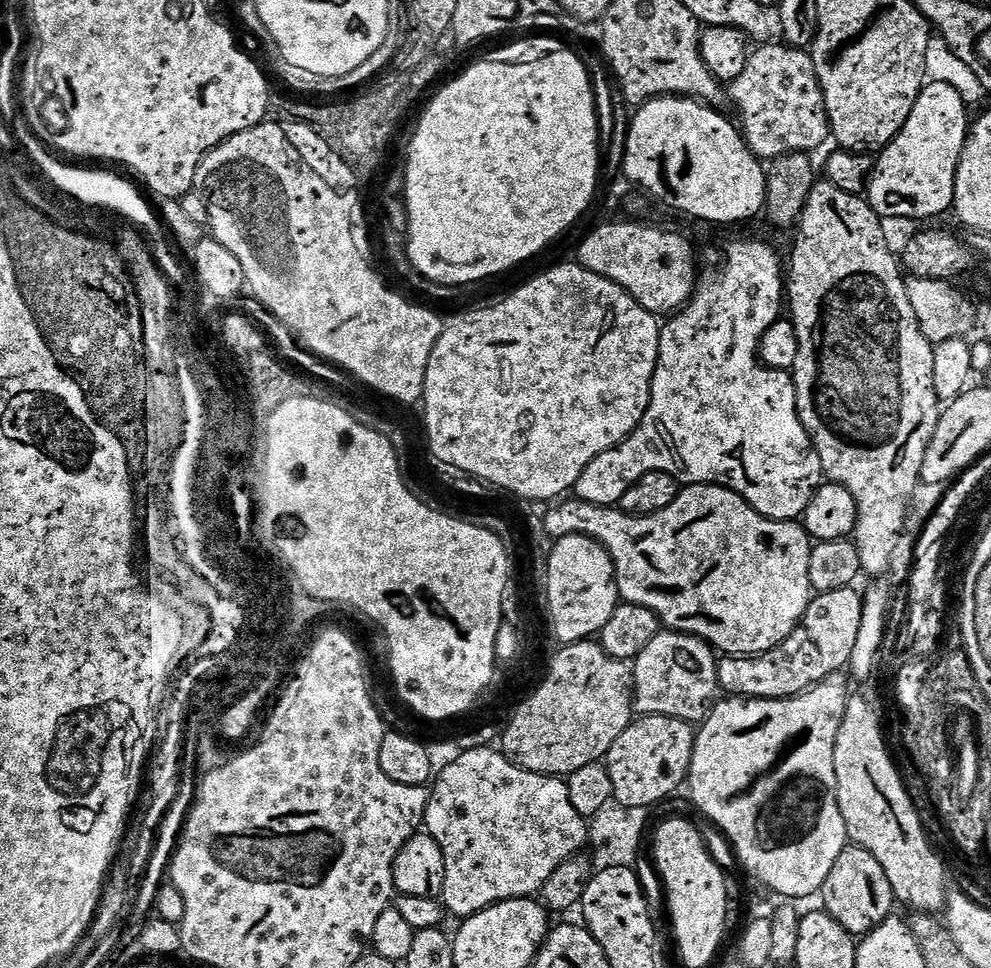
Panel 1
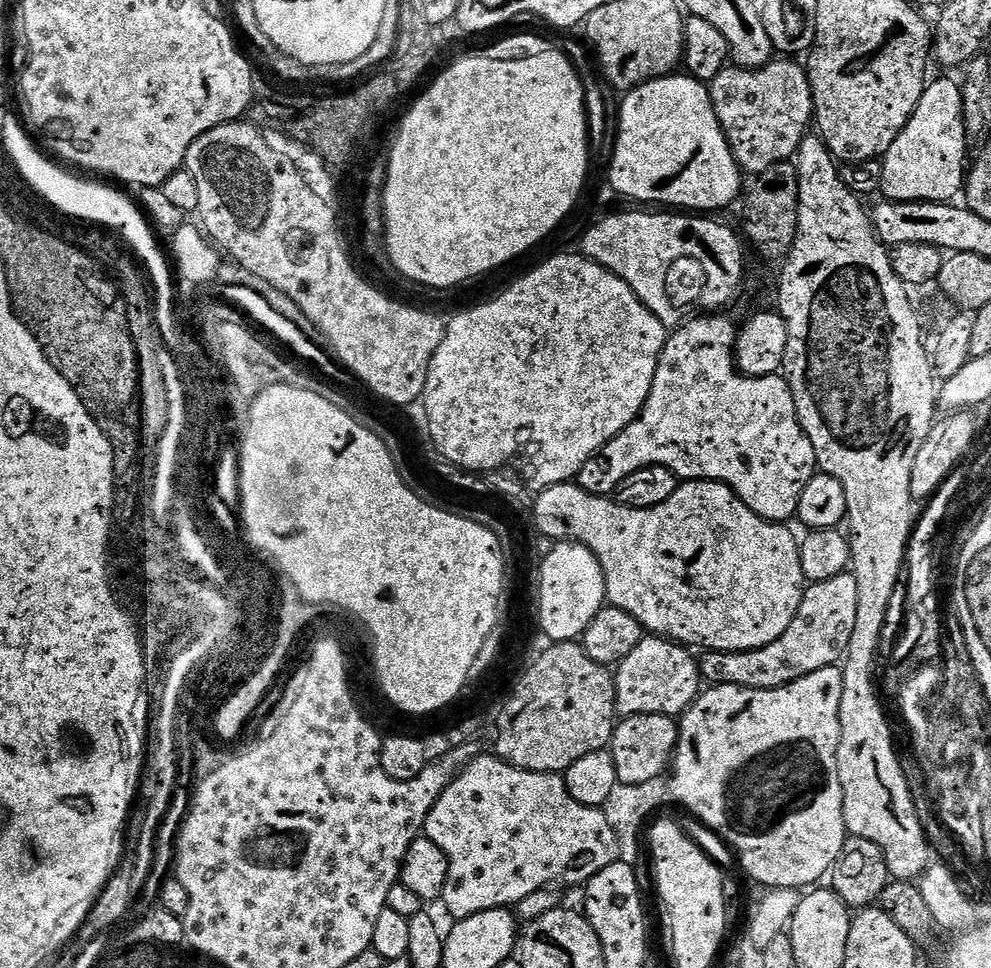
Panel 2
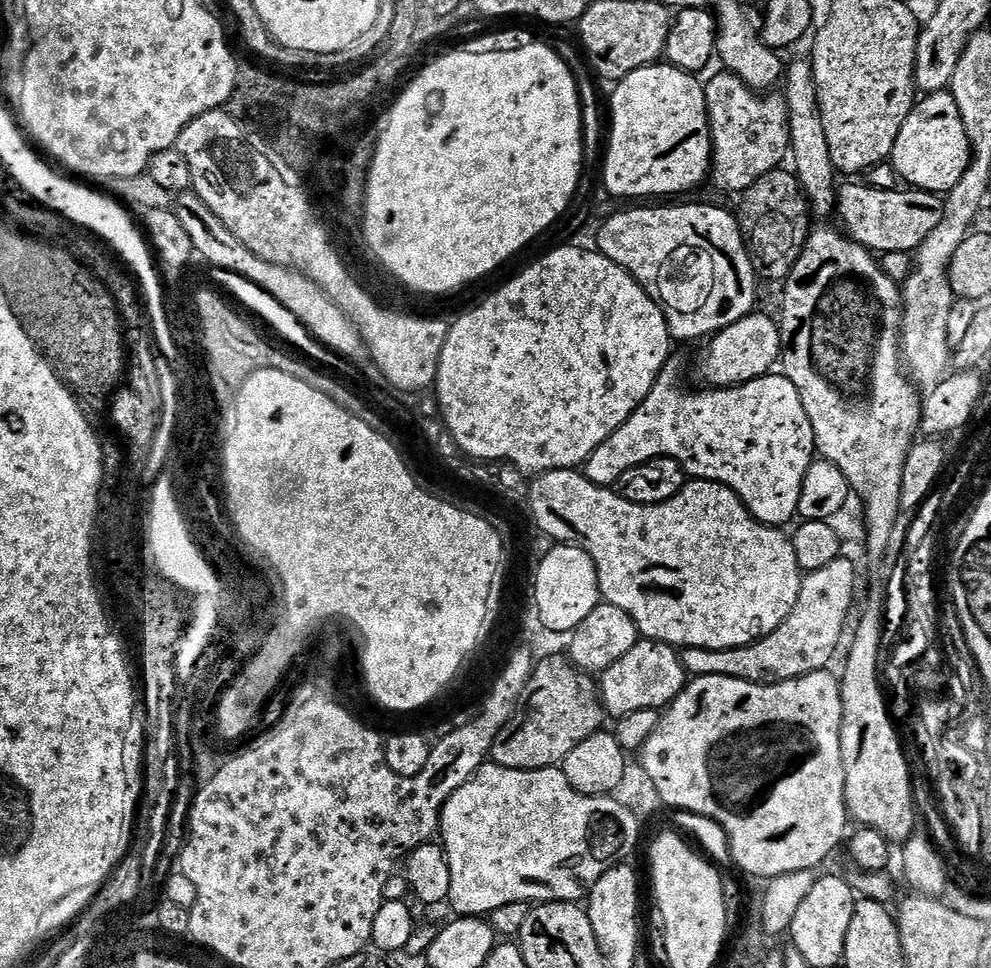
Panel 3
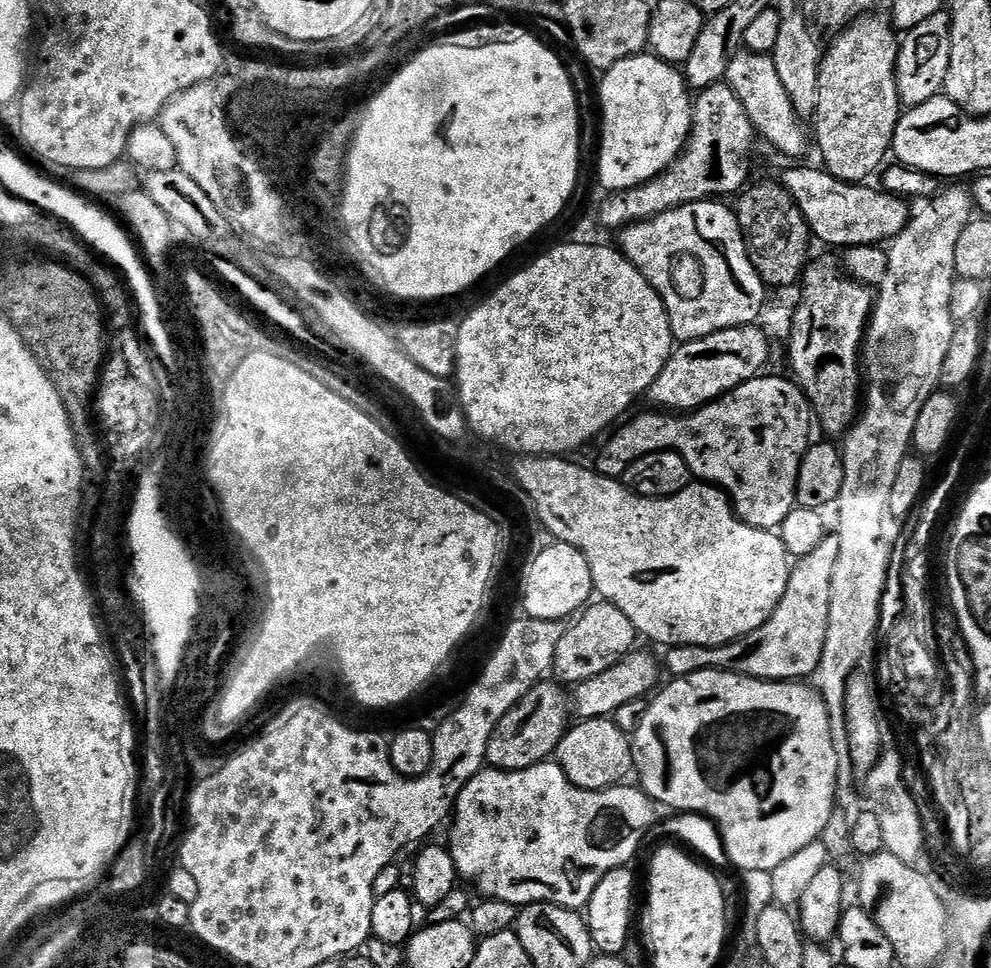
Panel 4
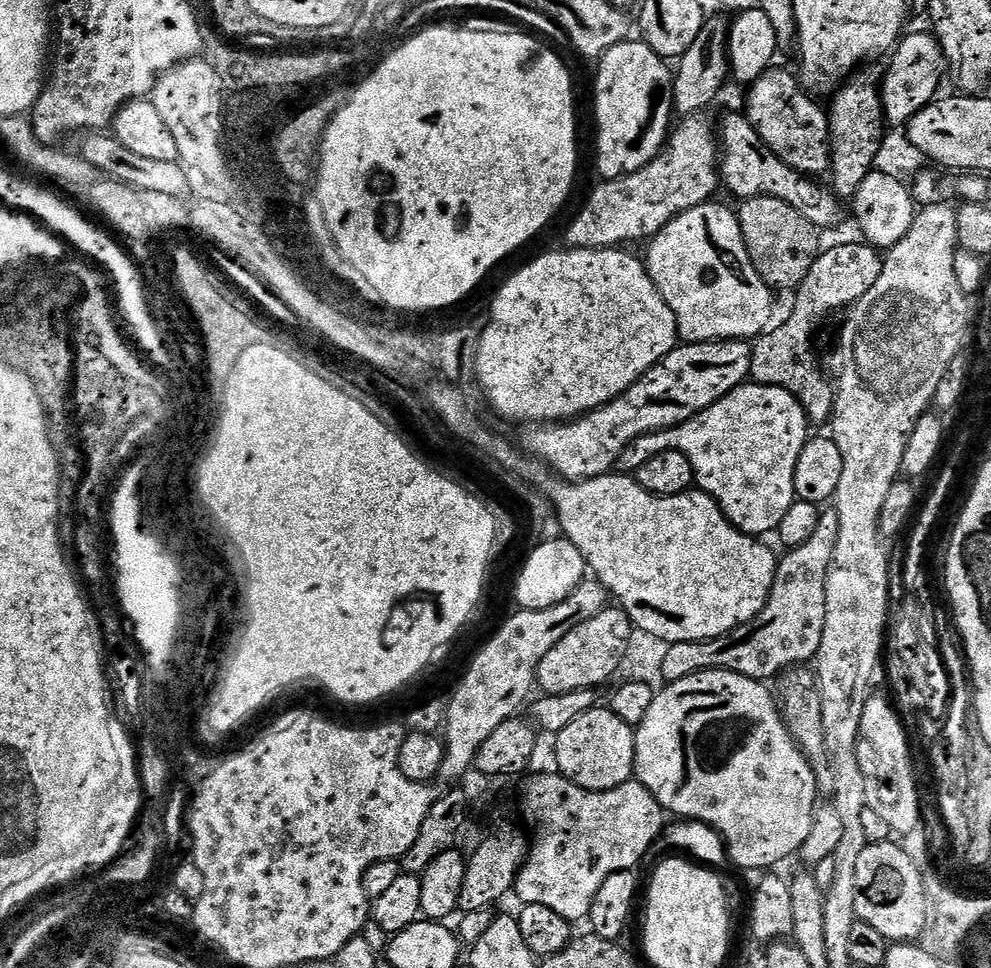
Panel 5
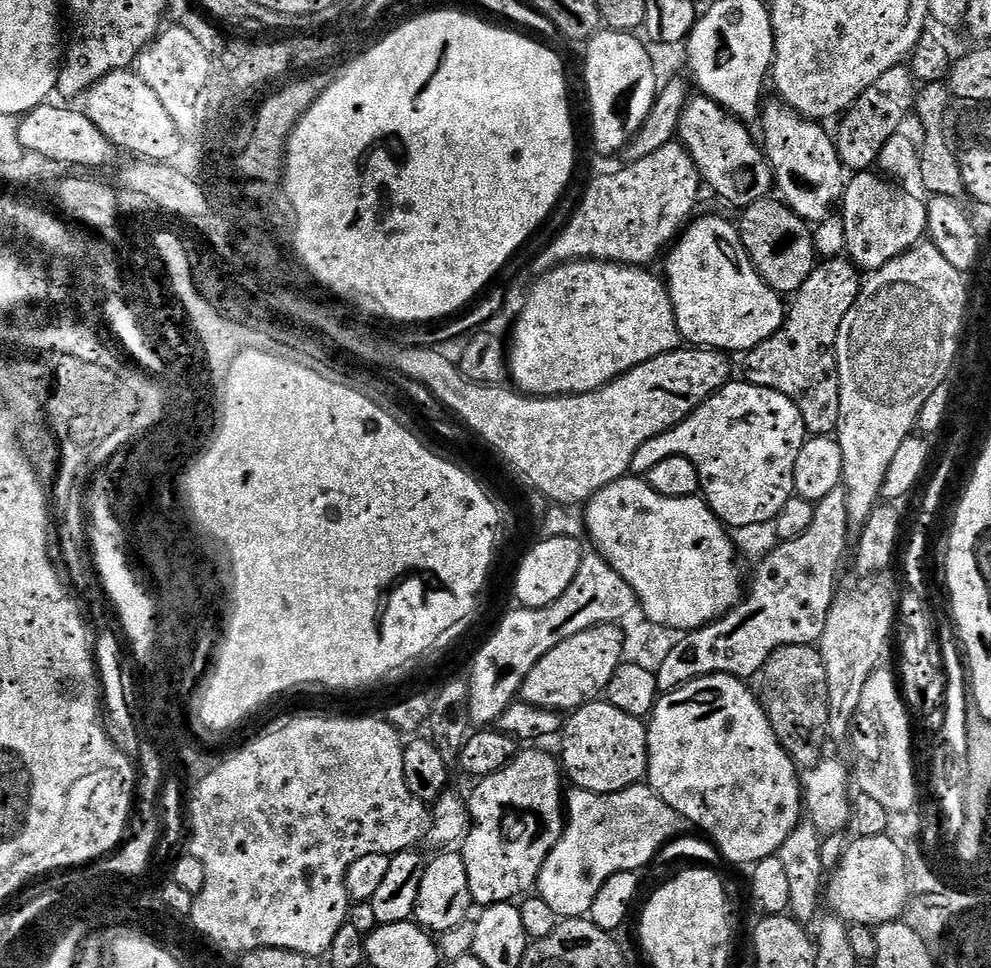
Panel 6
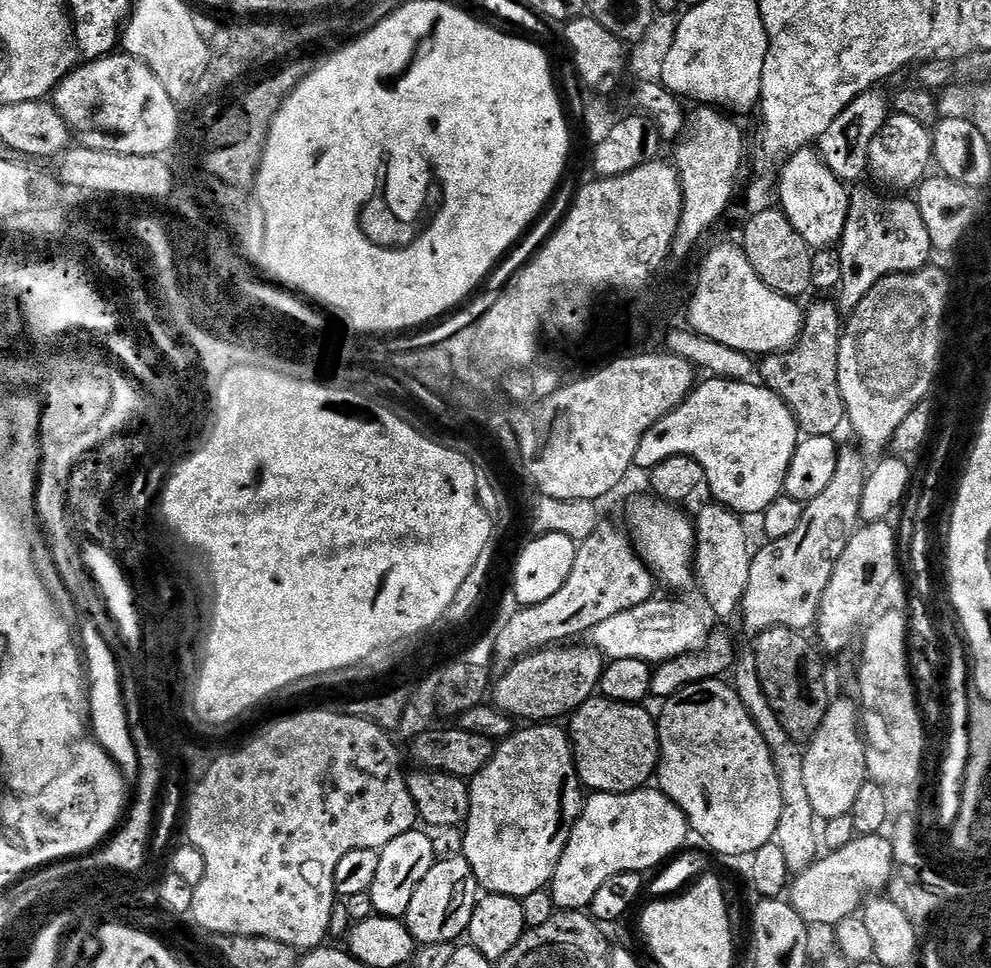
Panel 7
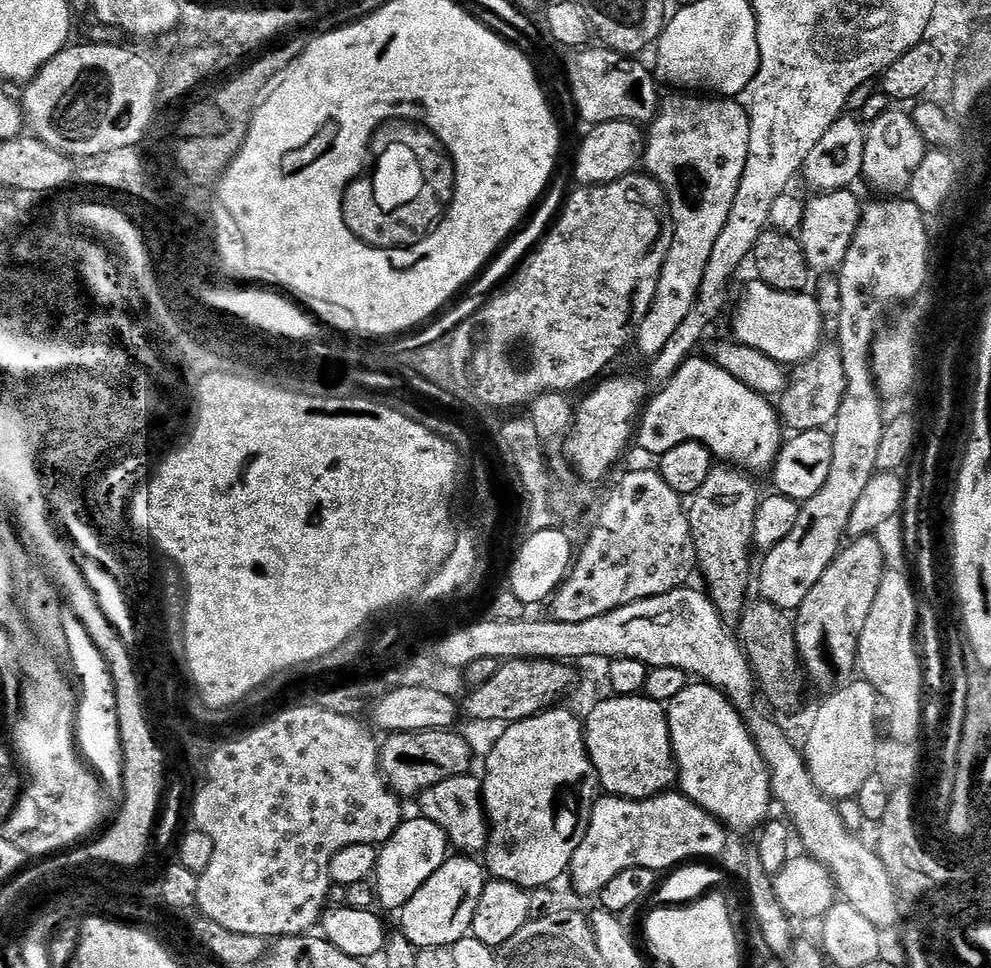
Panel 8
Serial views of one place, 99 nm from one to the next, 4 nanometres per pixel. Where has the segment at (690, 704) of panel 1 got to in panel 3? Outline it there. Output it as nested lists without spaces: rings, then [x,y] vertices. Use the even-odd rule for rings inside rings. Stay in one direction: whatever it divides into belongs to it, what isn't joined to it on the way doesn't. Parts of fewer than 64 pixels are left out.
[[[641,638],[614,666],[599,673],[600,700],[609,717],[629,716],[643,708],[663,710],[678,698],[686,683],[686,673],[680,661],[680,652],[670,644],[659,644],[657,640]]]

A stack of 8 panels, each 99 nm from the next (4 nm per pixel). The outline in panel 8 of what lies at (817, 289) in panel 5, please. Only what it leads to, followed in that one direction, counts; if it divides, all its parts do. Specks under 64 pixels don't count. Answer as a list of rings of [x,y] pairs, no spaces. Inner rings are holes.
[[[821,343],[810,359],[803,360],[791,369],[788,387],[778,400],[778,411],[783,427],[792,428],[793,433],[827,429],[836,422],[838,406],[842,406],[845,392],[846,370],[839,347],[835,343]]]

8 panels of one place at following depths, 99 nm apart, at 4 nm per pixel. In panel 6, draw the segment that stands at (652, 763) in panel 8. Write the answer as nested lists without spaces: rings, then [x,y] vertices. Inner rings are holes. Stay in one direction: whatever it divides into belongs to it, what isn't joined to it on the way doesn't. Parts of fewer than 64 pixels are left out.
[[[613,704],[582,705],[563,721],[559,740],[558,759],[563,775],[587,792],[621,792],[641,783],[648,775],[648,725],[641,717],[626,714],[626,710],[618,710]]]

